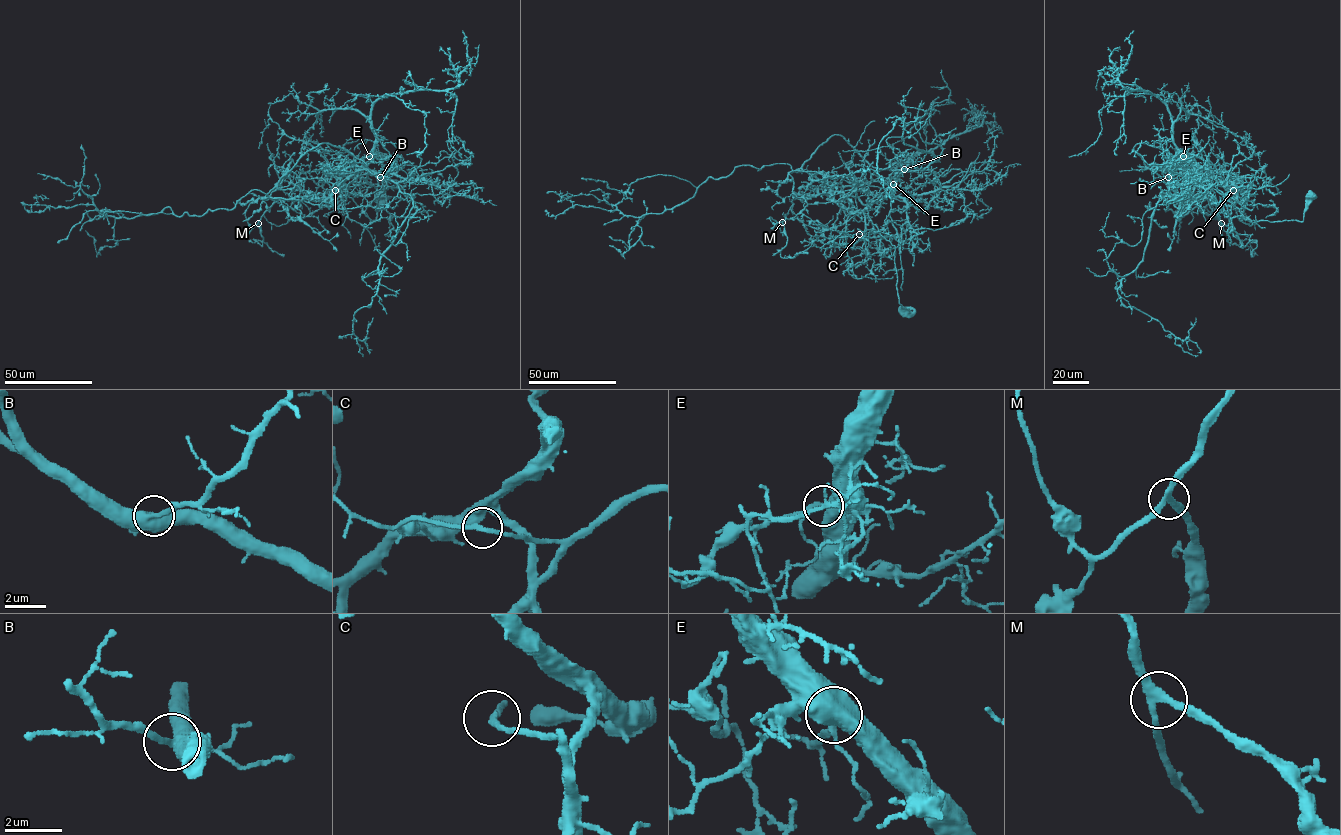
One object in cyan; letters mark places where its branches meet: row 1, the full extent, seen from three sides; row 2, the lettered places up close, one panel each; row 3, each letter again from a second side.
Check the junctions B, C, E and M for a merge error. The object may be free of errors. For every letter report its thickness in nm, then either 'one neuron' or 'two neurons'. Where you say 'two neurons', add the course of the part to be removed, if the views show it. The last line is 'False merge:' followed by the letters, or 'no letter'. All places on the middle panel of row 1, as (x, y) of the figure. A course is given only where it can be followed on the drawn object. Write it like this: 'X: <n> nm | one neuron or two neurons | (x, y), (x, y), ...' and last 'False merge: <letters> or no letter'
B: 360 nm | one neuron
C: 200 nm | two neurons | (859, 234), (896, 234), (889, 176), (936, 159), (904, 143), (901, 119), (878, 148), (877, 173), (897, 196)
E: 400 nm | one neuron
M: 280 nm | one neuron
False merge: C

